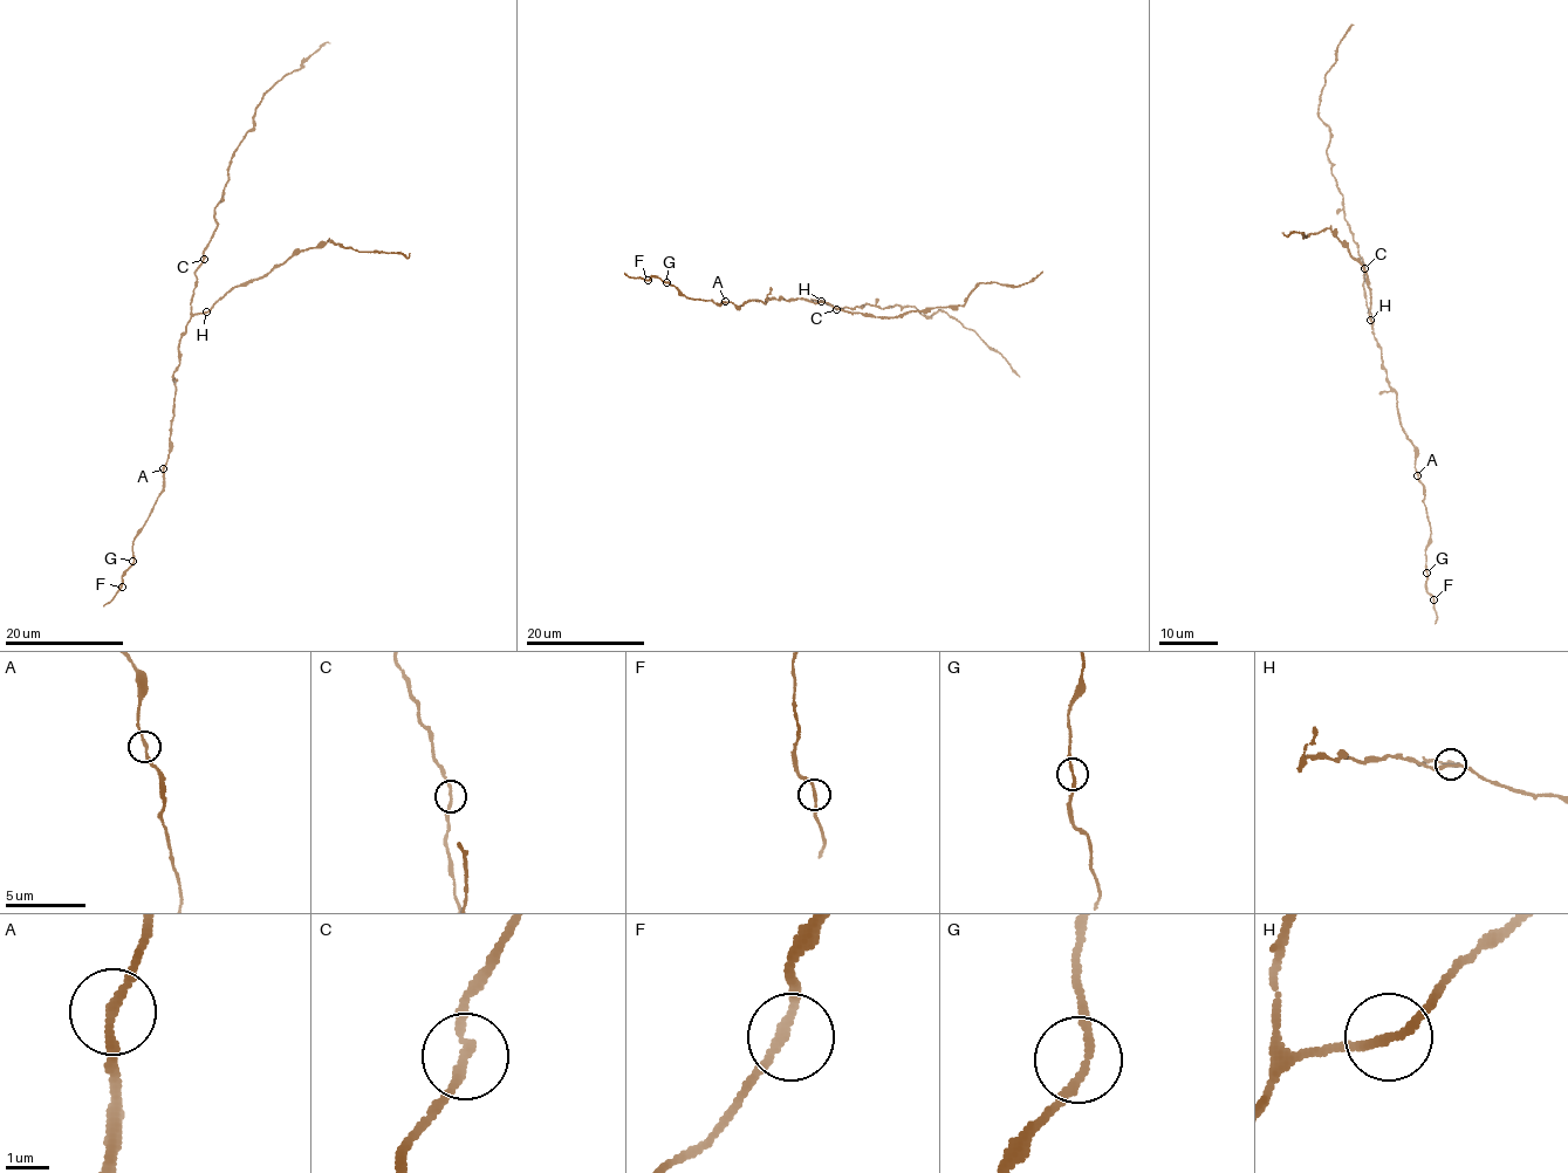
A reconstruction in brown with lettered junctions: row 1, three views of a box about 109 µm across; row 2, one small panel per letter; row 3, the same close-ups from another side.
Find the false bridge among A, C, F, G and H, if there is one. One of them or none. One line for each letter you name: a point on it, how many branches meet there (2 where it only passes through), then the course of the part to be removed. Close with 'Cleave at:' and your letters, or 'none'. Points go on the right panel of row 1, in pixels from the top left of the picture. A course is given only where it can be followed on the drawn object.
Cleave at: none

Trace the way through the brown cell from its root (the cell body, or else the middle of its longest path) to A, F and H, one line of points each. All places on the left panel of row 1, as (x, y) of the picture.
A: (191, 304), (191, 316), (179, 344), (178, 368), (173, 374), (173, 417), (169, 458), (163, 468)
F: (191, 304), (173, 374), (173, 417), (163, 492), (134, 540), (134, 562), (122, 587)
H: (191, 304), (193, 314), (206, 311)

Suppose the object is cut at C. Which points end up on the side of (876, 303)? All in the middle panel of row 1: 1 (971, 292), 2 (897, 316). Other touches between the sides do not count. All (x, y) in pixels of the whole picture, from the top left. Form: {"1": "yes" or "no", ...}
{"1": "no", "2": "no"}

